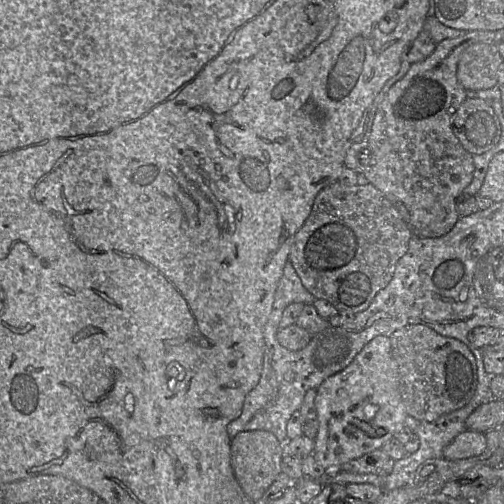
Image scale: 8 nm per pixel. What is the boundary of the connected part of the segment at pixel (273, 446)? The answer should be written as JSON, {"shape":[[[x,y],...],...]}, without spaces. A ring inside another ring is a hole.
{"shape":[[[248,430],[238,433],[230,442],[231,464],[242,490],[254,503],[272,485],[282,472],[283,444],[265,430]]]}

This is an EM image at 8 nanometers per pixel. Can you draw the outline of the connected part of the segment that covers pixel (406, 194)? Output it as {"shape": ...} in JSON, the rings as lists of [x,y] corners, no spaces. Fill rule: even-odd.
{"shape":[[[472,30],[472,31],[466,31],[463,35],[460,35],[456,38],[449,38],[449,39],[444,39],[441,42],[439,42],[438,44],[436,44],[435,49],[433,50],[433,52],[426,57],[424,60],[416,62],[414,64],[411,65],[410,69],[403,75],[403,77],[398,80],[397,82],[395,82],[390,89],[386,92],[385,96],[383,97],[383,99],[380,101],[380,103],[378,104],[376,111],[375,111],[375,115],[372,121],[372,125],[371,125],[371,130],[367,139],[367,142],[370,146],[370,157],[369,157],[369,163],[364,167],[363,172],[362,173],[357,173],[357,174],[362,174],[363,177],[368,181],[369,184],[373,185],[376,189],[378,189],[381,193],[383,193],[383,195],[391,202],[391,203],[401,203],[406,210],[409,213],[409,222],[408,225],[411,227],[412,231],[417,234],[420,237],[440,237],[444,234],[446,234],[455,224],[455,222],[457,221],[457,219],[460,217],[458,216],[458,213],[456,211],[456,198],[462,193],[462,191],[464,190],[464,188],[469,185],[469,183],[472,180],[473,177],[473,172],[474,172],[474,165],[473,165],[473,155],[471,155],[470,153],[468,153],[459,143],[458,139],[455,137],[453,131],[452,131],[452,126],[451,126],[451,122],[452,122],[452,118],[454,113],[456,112],[456,110],[458,109],[458,107],[460,106],[460,104],[467,98],[467,91],[462,87],[462,85],[458,82],[457,79],[457,66],[458,66],[458,61],[459,61],[459,57],[461,55],[461,53],[470,45],[476,44],[476,43],[485,43],[485,44],[498,44],[495,43],[495,31],[484,31],[484,30]]]}

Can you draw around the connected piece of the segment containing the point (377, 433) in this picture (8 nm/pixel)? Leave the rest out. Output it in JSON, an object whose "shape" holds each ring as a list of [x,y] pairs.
{"shape":[[[379,335],[370,340],[361,351],[353,358],[351,363],[340,372],[326,378],[316,389],[315,406],[317,410],[319,428],[314,439],[313,456],[316,461],[326,470],[339,470],[343,464],[357,459],[365,454],[380,449],[387,441],[393,439],[394,434],[401,432],[405,428],[407,413],[400,394],[399,369],[397,362],[393,358],[390,337]]]}

